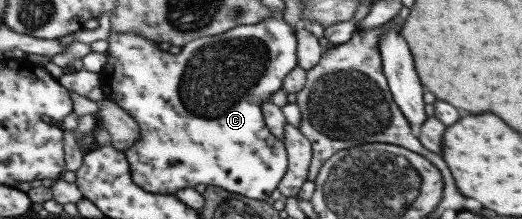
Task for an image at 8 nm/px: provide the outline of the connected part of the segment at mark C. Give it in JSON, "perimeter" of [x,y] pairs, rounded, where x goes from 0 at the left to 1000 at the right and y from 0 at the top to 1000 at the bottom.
{"perimeter":[[[511,82],[498,105],[458,114],[420,151],[372,178],[368,196],[356,196],[345,242],[326,251],[310,215],[299,215],[299,192],[276,178],[255,151],[222,151],[211,132],[205,160],[205,260],[201,301],[190,324],[190,402],[199,434],[199,452],[220,470],[230,498],[236,498],[261,562],[266,589],[264,635],[245,676],[234,685],[239,731],[245,740],[249,817],[261,836],[268,863],[284,872],[289,886],[326,890],[345,863],[372,854],[379,836],[387,845],[410,845],[425,858],[429,872],[452,881],[485,913],[508,913],[533,845],[538,808],[550,767],[550,717],[544,689],[544,658],[529,635],[506,562],[498,475],[517,461],[519,434],[538,397],[538,370],[552,329],[569,301],[567,260],[567,164],[569,123],[557,123],[533,82]]]}

